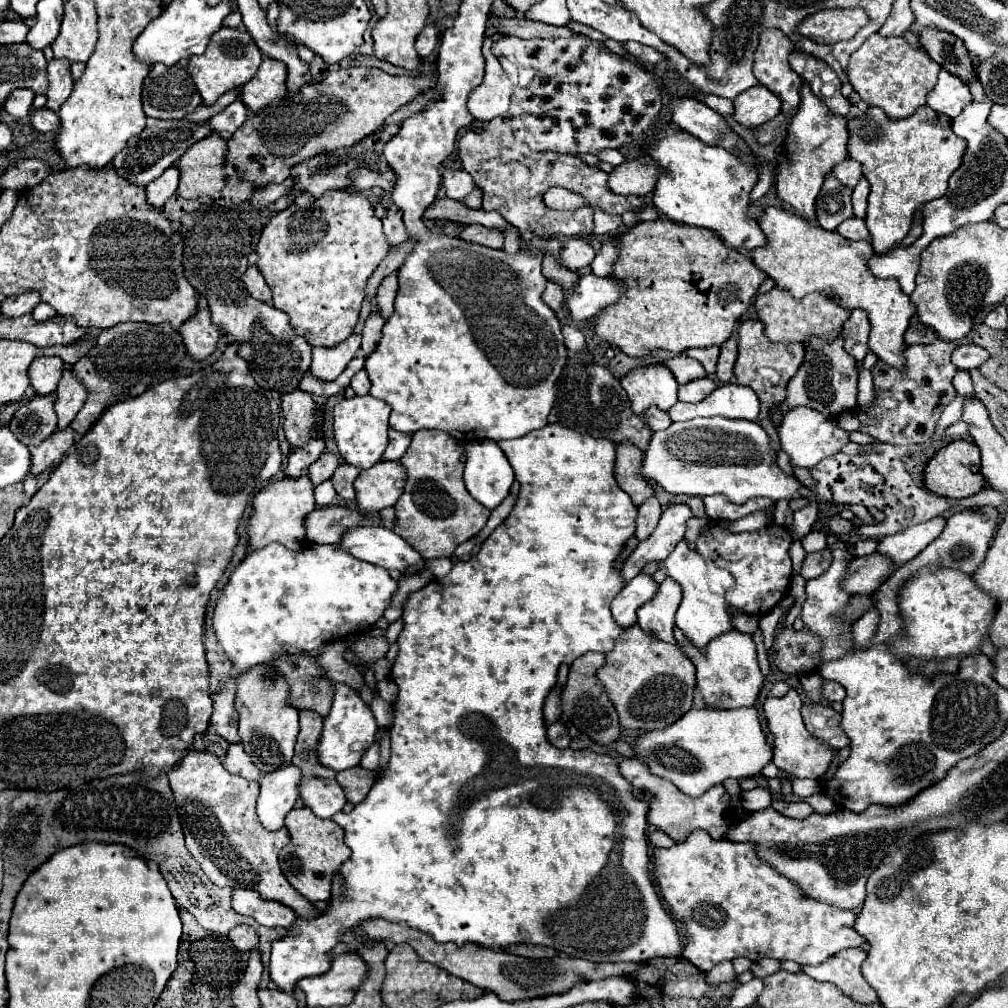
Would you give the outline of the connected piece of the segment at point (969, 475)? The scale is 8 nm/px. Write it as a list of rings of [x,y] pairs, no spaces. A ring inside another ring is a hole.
[[[954,440],[950,444],[946,444],[928,460],[928,464],[924,468],[924,486],[930,492],[946,496],[946,498],[972,496],[972,494],[980,492],[984,488],[984,484],[986,484],[986,480],[982,480],[982,474],[980,474],[980,454],[978,454],[978,446],[974,446],[974,442]]]

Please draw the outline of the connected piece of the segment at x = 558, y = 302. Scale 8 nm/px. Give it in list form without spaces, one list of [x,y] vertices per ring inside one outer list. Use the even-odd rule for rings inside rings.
[[[548,280],[548,286],[546,286],[544,294],[542,294],[542,300],[544,300],[554,312],[558,312],[558,310],[562,308],[562,302],[564,302],[564,290],[562,290],[556,282],[550,282],[550,280]]]

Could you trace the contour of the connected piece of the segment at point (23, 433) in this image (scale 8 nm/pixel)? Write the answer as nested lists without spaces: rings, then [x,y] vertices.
[[[54,394],[34,396],[16,410],[14,418],[10,420],[10,430],[22,444],[40,444],[56,430],[54,398]]]

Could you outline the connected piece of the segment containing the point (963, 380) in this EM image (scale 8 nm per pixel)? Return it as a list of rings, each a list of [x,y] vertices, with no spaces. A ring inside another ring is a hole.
[[[962,370],[956,372],[956,376],[954,376],[954,388],[964,398],[972,398],[974,396],[974,388],[972,388],[972,380],[970,380],[968,372],[962,372]]]

